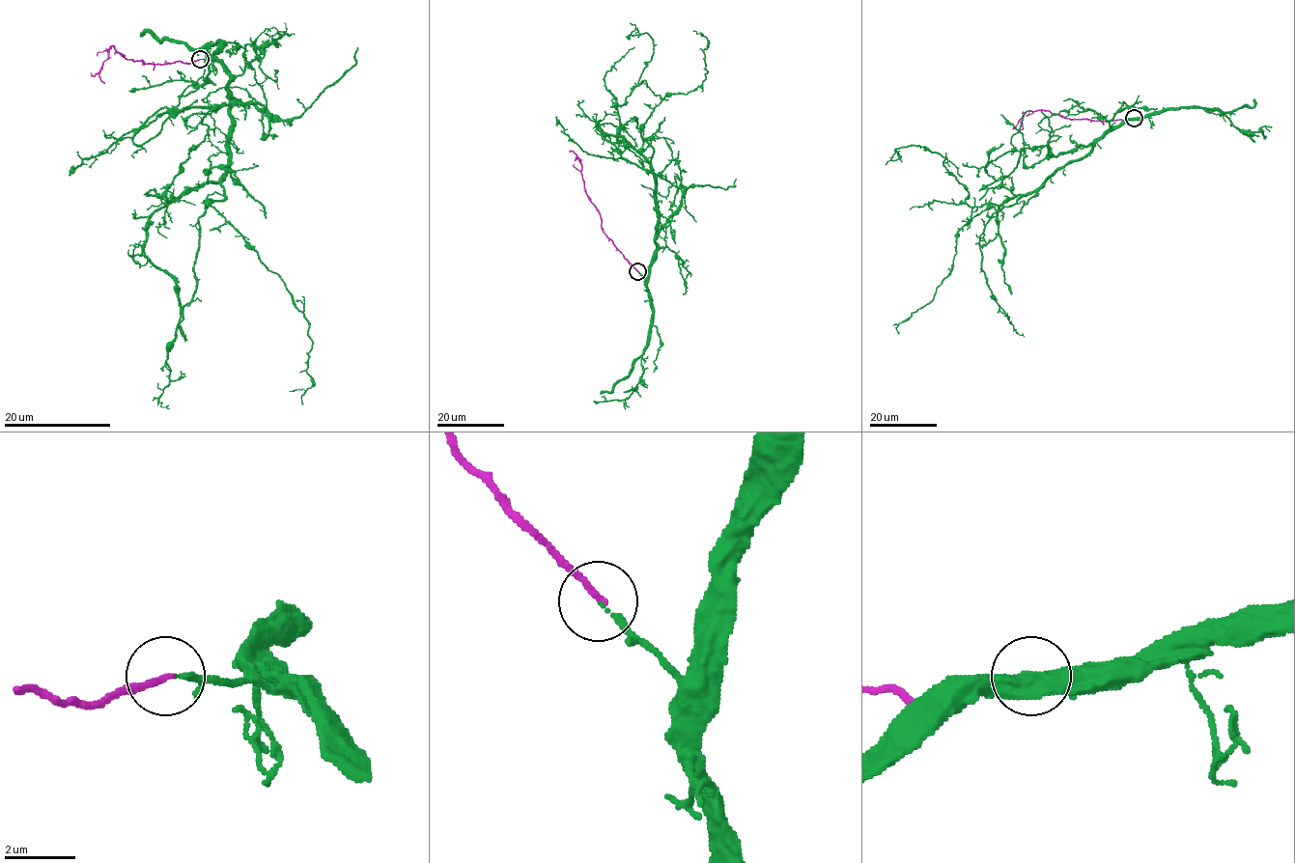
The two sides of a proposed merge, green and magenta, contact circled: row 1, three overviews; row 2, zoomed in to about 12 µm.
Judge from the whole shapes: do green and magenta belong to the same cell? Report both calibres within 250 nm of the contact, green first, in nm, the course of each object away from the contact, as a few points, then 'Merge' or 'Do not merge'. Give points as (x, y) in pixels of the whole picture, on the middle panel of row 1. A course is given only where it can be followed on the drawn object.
Thickness 130 nm (green) against 170 nm. Course of green: (637, 271), (656, 248), (656, 179), (616, 103), (654, 45), (630, 23). Course of magenta: (637, 271), (603, 231), (600, 212), (583, 185), (580, 160), (577, 156), (575, 160), (577, 158). Merge

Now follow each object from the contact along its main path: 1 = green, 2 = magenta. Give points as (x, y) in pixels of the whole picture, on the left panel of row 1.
1: (199, 59), (229, 75), (229, 165), (167, 201), (208, 133), (205, 116), (226, 104), (194, 113), (187, 134)
2: (199, 59), (188, 63), (178, 61), (163, 65), (144, 63), (126, 59), (111, 45), (98, 74), (104, 83)

